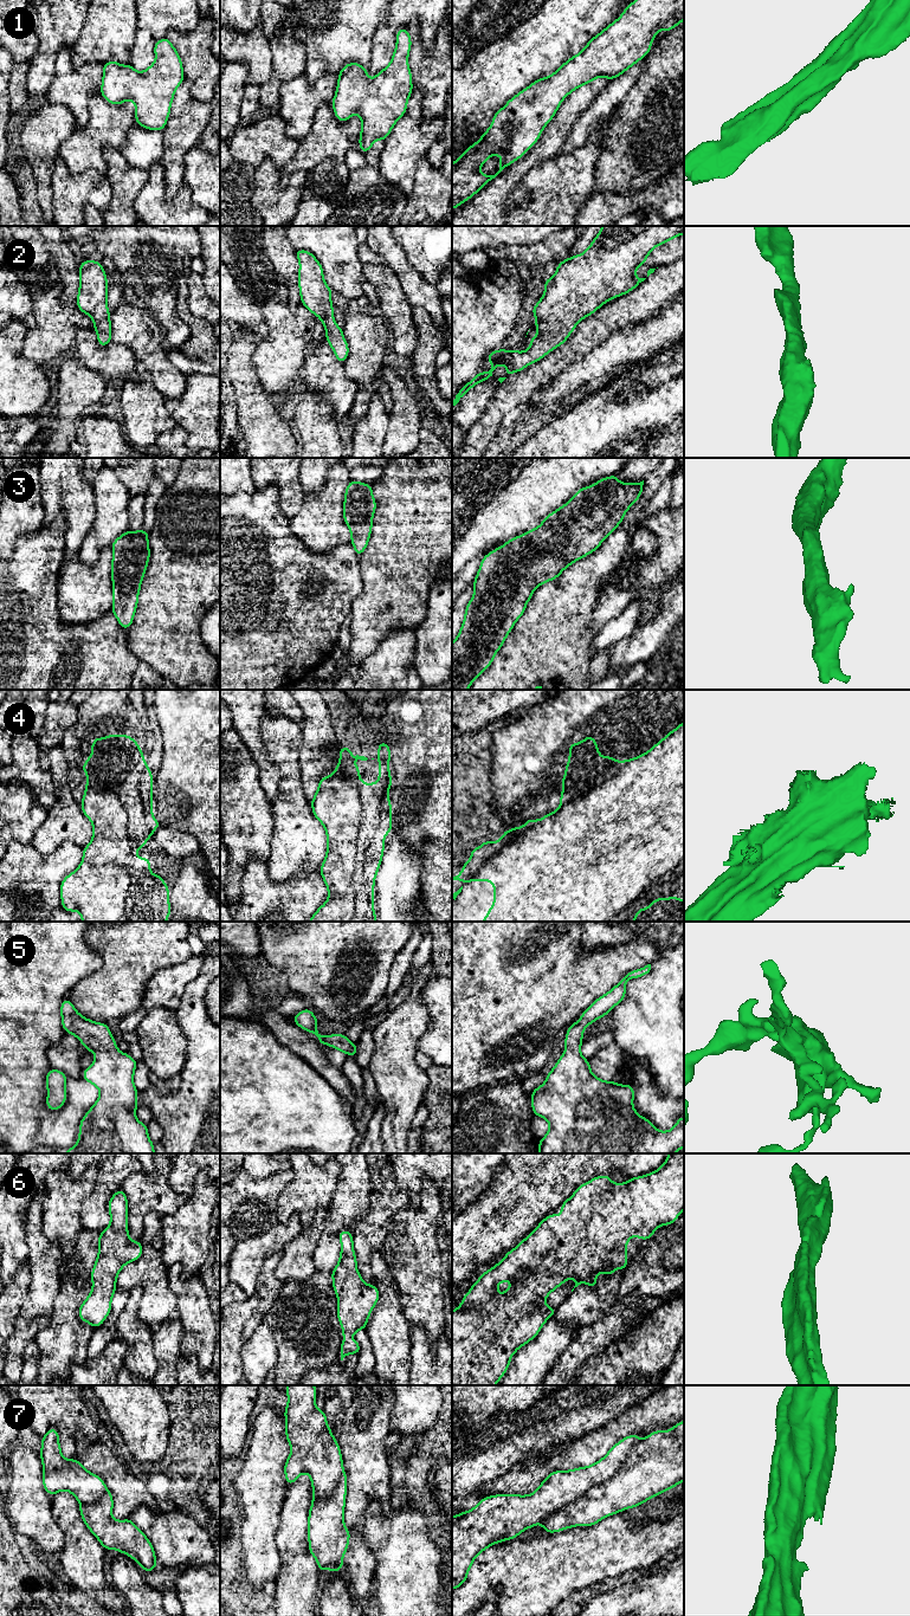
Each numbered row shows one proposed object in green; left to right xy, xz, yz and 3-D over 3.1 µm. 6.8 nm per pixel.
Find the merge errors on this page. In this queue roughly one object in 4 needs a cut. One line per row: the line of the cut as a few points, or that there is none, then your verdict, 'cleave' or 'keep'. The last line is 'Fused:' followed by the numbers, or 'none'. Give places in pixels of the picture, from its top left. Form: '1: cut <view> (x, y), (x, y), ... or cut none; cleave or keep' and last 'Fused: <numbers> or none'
1: cut none; keep
2: cut none; keep
3: cut none; keep
4: cut none; keep
5: cut none; keep
6: cut none; keep
7: cut yz (639, 1441), (611, 1478), (592, 1486), (541, 1521); cleave
Fused: 7

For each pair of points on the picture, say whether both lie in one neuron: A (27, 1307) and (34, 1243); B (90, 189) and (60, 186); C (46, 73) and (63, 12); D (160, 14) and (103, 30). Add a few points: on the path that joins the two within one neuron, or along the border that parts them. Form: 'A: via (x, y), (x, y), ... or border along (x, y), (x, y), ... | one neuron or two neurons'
A: via (40, 1292), (40, 1259) | one neuron
B: via (83, 189), (68, 188) | one neuron
C: via (46, 58), (56, 27) | one neuron
D: border along (136, 12), (136, 34), (131, 47) | two neurons

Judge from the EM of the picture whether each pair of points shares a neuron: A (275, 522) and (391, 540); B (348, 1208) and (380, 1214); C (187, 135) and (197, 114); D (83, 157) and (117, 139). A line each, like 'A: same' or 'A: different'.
A: different
B: different
C: same
D: same

